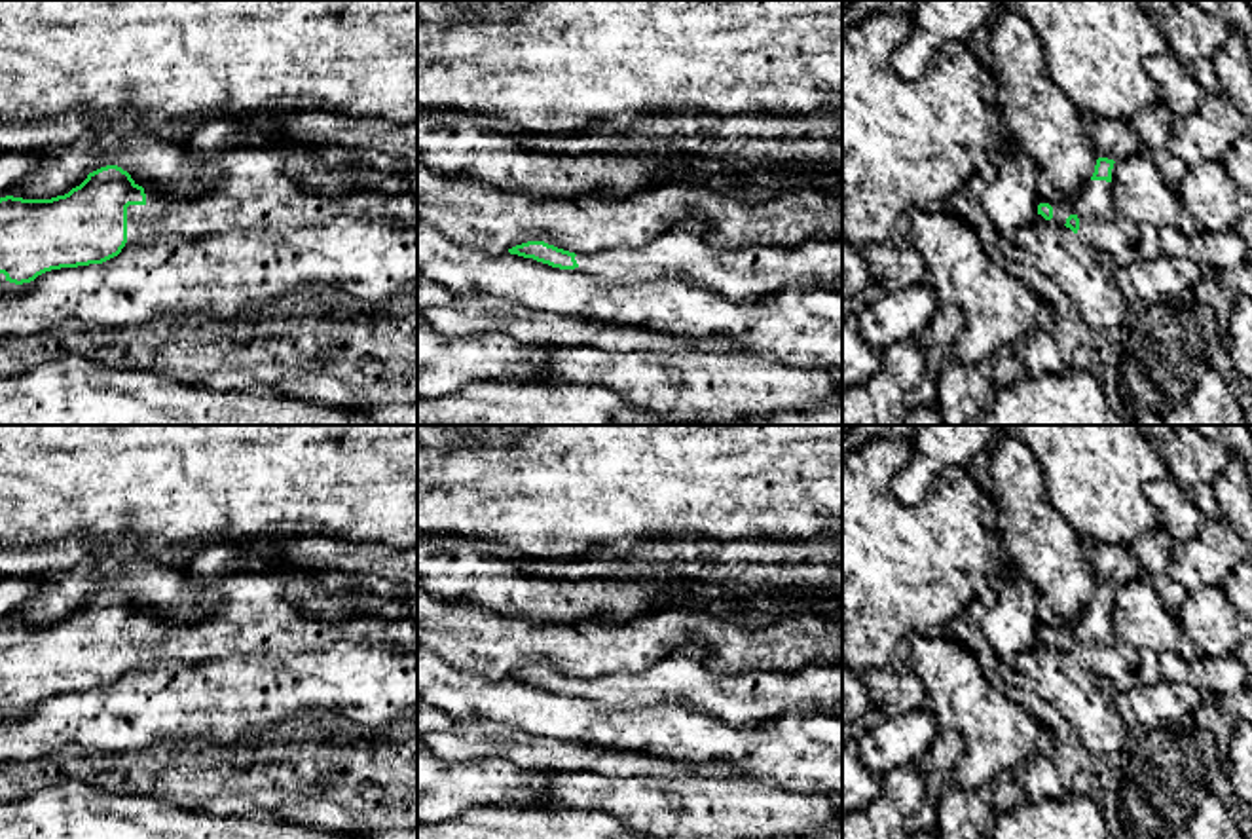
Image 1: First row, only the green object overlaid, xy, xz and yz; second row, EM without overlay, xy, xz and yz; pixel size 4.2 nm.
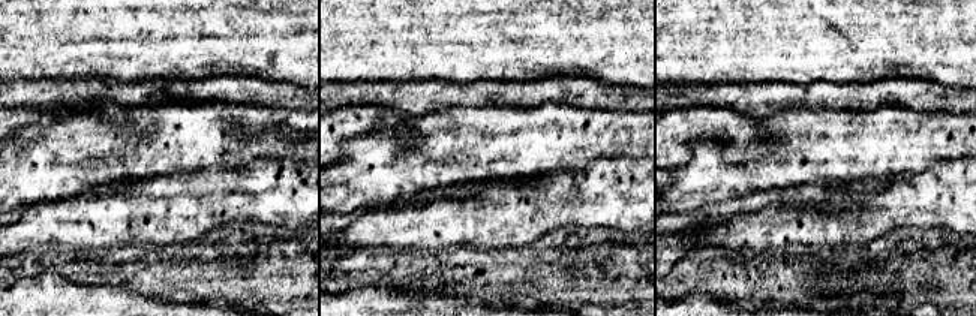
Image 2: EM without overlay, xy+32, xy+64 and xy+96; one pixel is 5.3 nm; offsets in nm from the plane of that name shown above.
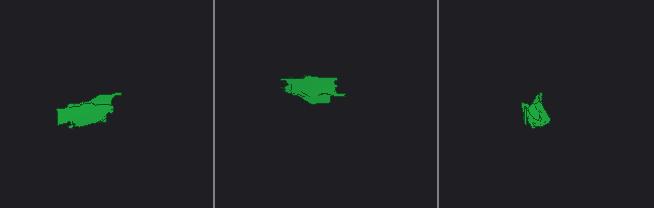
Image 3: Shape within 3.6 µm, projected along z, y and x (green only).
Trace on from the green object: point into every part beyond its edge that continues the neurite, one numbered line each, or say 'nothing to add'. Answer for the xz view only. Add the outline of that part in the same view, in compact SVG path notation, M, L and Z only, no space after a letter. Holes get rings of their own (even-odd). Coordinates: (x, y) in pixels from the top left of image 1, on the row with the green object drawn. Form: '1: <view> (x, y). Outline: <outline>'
1: xz (750, 274). Outline: M687 220L651 243L577 254L577 268L603 285L679 279L730 302L757 302L795 287L842 289L842 241L801 245L715 247L696 220Z

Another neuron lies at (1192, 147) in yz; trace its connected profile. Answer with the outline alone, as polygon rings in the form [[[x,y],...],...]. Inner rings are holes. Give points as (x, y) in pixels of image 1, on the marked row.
[[[1203,93],[1203,99],[1188,118],[1174,118],[1169,150],[1191,165],[1197,159],[1222,159],[1227,146],[1252,120],[1241,114],[1222,93]]]

